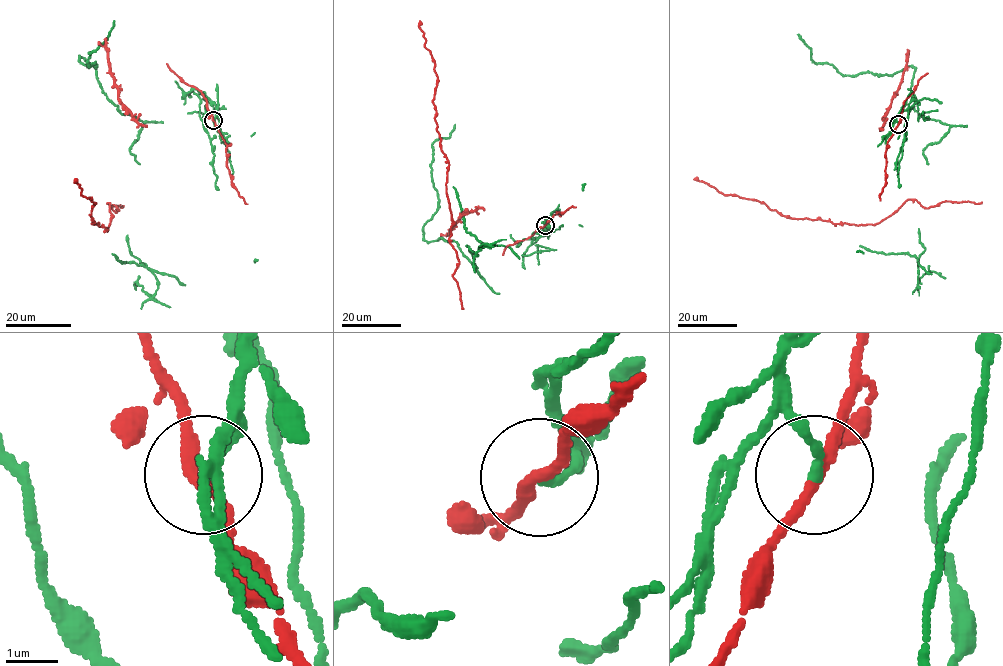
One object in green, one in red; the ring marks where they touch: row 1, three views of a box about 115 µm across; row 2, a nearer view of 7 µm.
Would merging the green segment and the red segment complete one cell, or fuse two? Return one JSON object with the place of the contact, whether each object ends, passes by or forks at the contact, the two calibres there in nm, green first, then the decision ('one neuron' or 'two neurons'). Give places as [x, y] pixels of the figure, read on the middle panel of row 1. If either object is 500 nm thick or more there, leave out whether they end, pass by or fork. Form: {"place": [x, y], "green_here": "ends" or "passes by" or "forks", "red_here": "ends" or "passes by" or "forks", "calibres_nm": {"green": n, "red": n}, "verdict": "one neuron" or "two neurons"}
{"place": [545, 225], "green_here": "ends", "red_here": "passes by", "calibres_nm": {"green": 180, "red": 240}, "verdict": "two neurons"}

